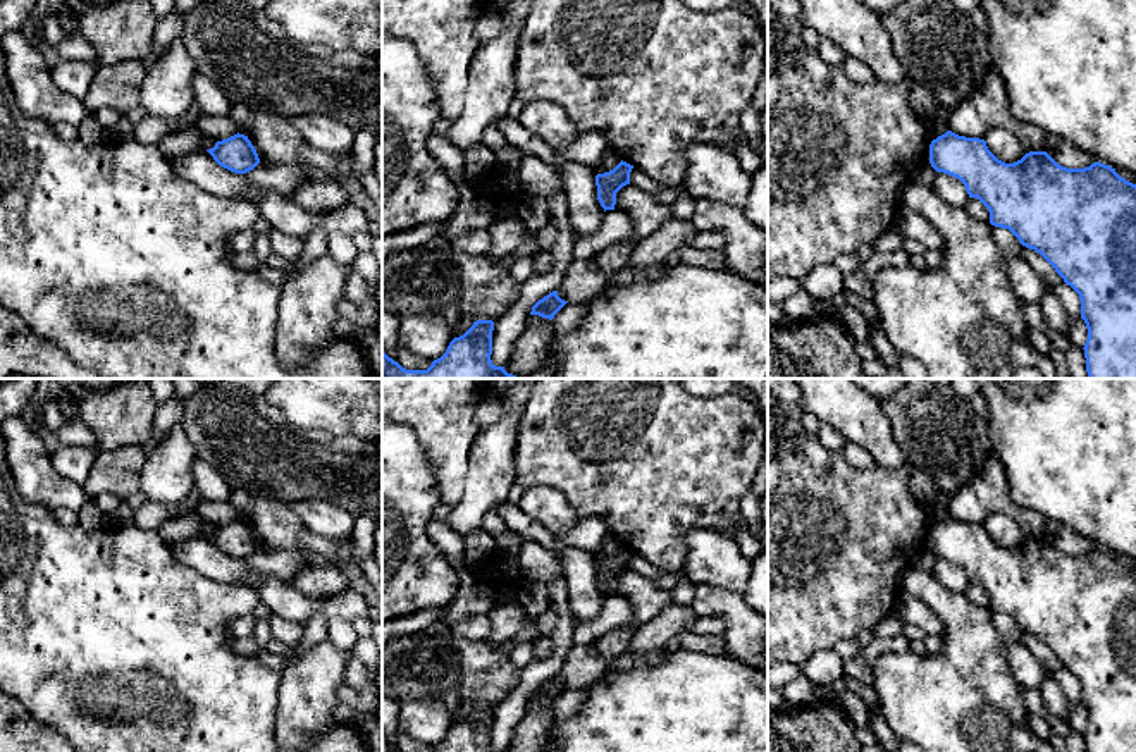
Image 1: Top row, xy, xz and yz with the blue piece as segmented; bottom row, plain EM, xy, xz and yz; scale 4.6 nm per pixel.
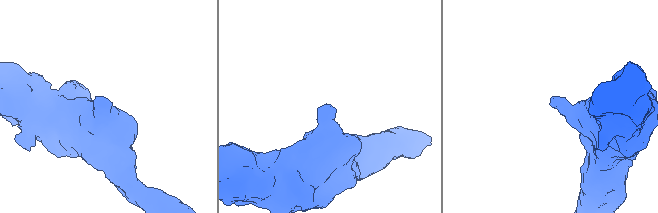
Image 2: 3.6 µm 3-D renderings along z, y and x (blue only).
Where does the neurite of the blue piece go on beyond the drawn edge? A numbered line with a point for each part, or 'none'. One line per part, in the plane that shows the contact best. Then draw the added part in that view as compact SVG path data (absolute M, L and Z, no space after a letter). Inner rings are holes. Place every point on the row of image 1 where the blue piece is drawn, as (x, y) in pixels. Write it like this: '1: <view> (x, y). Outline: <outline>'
none

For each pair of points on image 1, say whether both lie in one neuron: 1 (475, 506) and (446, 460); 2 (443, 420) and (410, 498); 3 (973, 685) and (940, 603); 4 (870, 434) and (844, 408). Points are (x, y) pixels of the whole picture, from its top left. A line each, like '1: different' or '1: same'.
1: different
2: different
3: same
4: same

